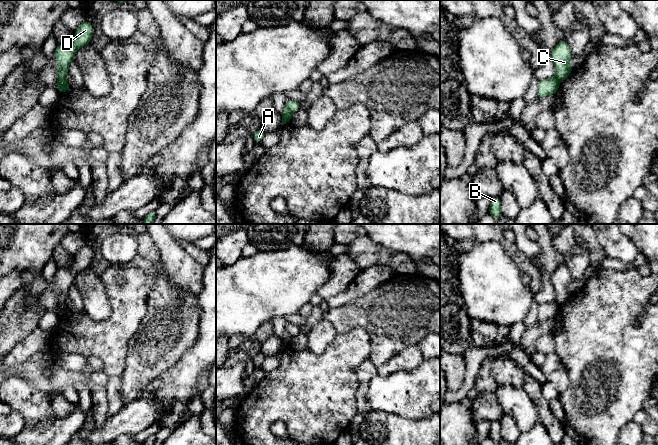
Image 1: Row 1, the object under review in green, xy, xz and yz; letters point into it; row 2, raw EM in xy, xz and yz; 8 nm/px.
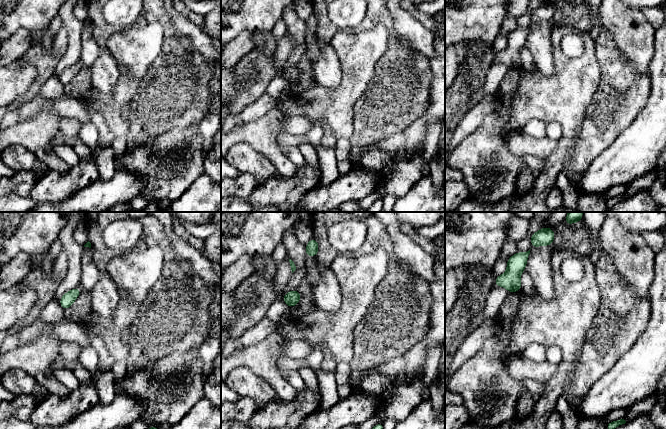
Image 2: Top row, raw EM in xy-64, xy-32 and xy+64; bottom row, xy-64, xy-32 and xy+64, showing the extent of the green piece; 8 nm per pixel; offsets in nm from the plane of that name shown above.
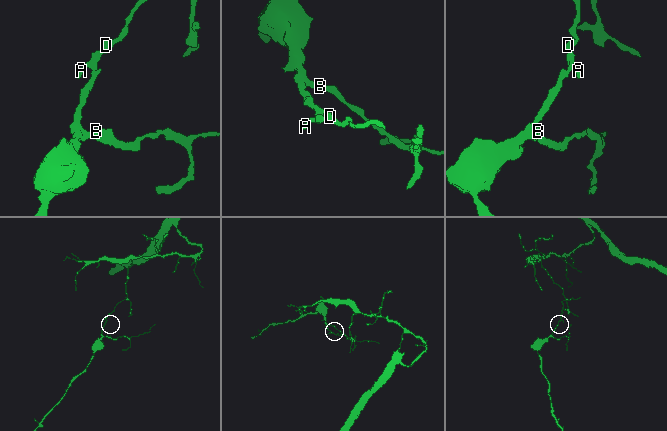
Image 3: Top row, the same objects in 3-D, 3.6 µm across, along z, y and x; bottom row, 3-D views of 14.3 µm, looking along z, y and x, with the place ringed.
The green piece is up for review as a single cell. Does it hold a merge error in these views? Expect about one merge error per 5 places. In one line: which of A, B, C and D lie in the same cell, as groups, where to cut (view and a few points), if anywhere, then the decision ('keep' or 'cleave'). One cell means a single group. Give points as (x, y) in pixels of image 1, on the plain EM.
groups A C D / B; cut xy (65, 302), (58, 304); cleave

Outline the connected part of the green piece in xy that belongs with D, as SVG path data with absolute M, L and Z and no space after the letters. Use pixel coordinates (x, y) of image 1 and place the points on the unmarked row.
M85 244L79 252L74 256L74 262L68 269L58 268L55 273L55 280L57 282L57 301L58 304L66 303L67 292L74 284L76 275L90 267L93 260L93 250L90 246Z

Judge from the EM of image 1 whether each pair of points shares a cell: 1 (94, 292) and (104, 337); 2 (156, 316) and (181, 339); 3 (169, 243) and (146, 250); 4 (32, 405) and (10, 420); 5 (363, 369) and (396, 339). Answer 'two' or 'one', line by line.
1: two
2: one
3: two
4: two
5: two

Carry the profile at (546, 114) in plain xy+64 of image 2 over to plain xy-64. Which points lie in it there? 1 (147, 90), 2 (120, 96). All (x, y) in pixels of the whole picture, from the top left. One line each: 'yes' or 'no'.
1: no
2: yes

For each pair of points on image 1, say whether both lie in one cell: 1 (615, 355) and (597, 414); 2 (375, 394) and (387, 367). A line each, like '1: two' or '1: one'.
1: one
2: two

